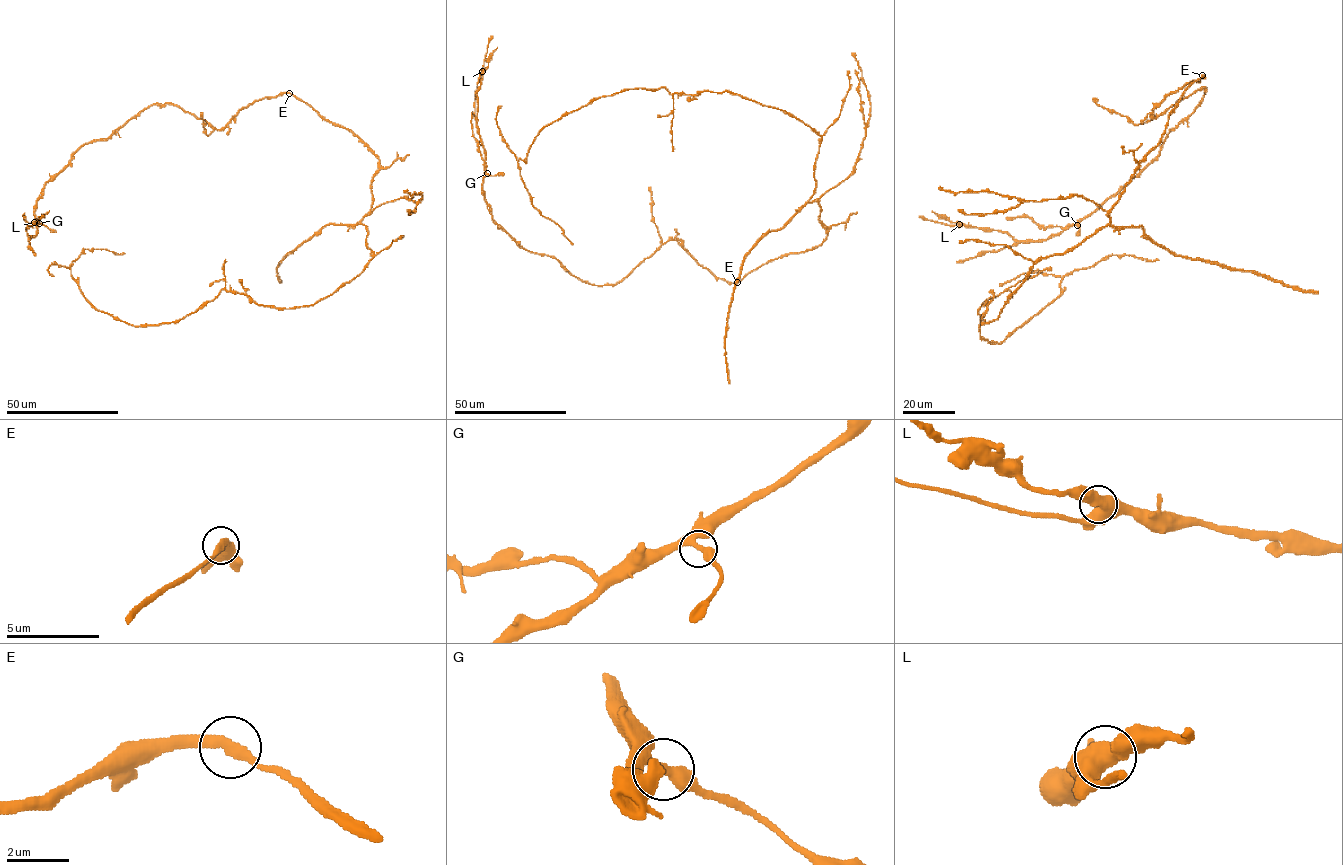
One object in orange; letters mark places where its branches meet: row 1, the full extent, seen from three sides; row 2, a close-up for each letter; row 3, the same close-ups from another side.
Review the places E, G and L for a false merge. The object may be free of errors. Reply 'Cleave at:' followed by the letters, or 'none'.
Cleave at: none

